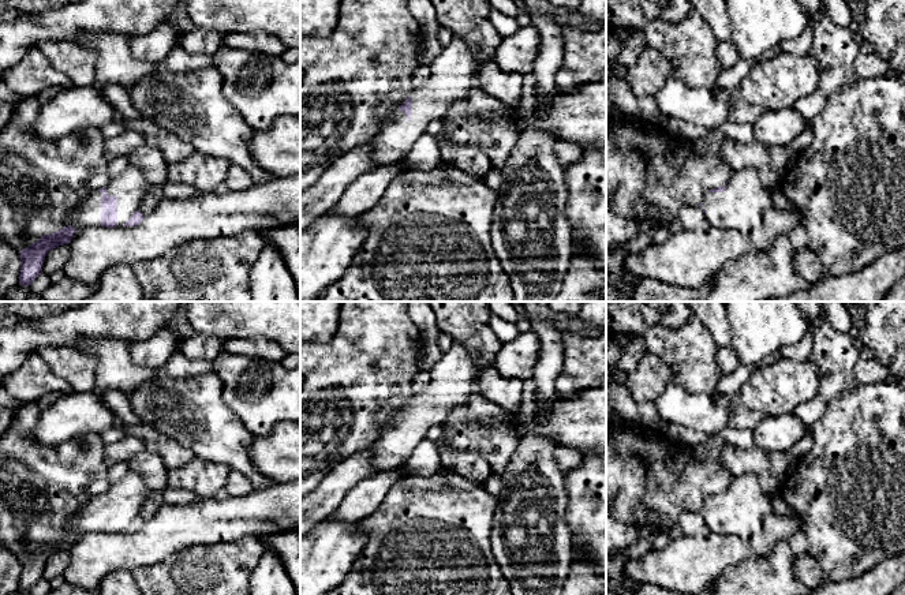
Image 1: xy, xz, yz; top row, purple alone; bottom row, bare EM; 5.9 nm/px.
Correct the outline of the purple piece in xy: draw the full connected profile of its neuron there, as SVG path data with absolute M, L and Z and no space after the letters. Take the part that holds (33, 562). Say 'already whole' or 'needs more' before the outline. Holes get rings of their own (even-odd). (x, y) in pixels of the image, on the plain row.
needs more; M130 469L104 494L81 505L75 514L61 524L63 535L44 540L38 547L19 557L22 566L19 590L29 592L42 579L45 562L51 555L68 550L72 543L82 540L89 534L141 529L145 521L139 517L139 510L152 493L143 478Z

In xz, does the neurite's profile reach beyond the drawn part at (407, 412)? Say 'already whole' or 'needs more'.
needs more

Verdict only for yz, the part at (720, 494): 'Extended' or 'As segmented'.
Extended

